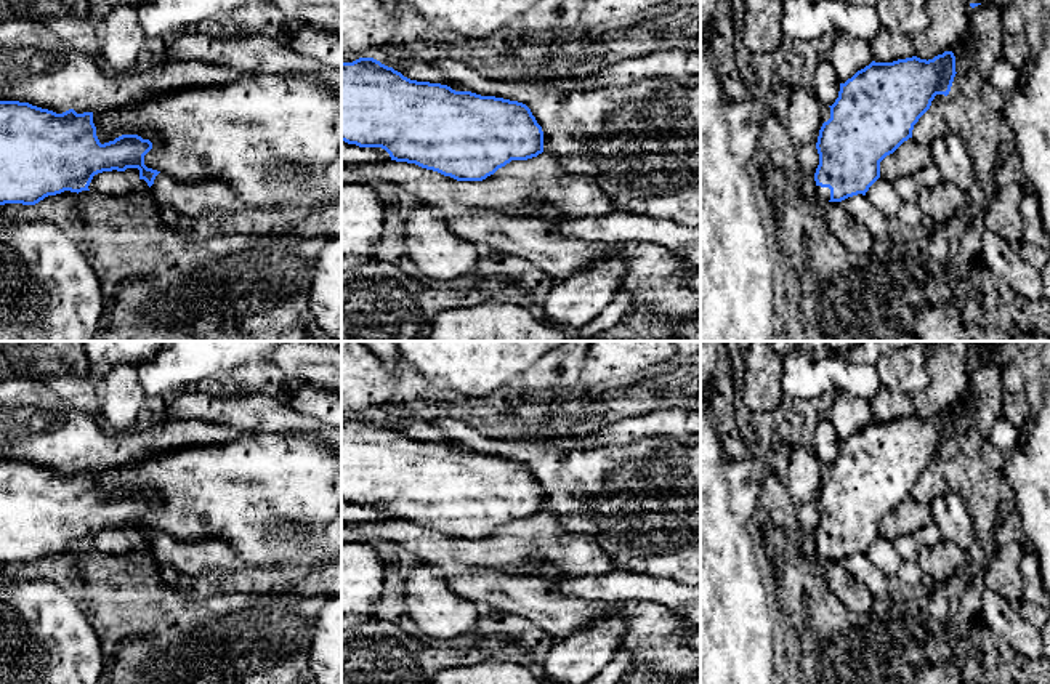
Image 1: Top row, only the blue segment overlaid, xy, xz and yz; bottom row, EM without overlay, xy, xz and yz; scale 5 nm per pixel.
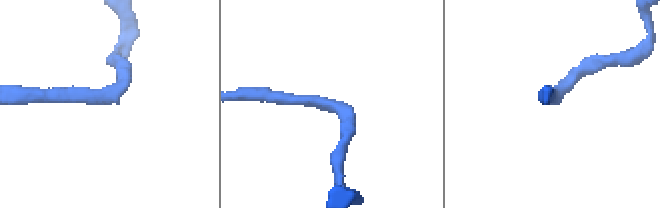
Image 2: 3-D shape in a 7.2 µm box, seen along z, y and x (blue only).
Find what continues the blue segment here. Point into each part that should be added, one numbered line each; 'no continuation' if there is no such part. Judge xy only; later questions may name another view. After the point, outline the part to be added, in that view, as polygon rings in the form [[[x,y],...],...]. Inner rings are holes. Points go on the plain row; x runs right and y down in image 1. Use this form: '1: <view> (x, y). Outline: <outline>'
1: xy (196, 558). Outline: [[[159,532],[149,551],[157,565],[172,567],[178,578],[204,578],[213,570],[247,569],[234,549],[220,538],[181,541],[167,532]]]

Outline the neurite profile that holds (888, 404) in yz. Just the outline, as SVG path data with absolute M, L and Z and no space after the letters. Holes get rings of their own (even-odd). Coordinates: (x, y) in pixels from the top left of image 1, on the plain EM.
M882 386L874 397L869 399L875 421L893 421L915 415L909 394Z

